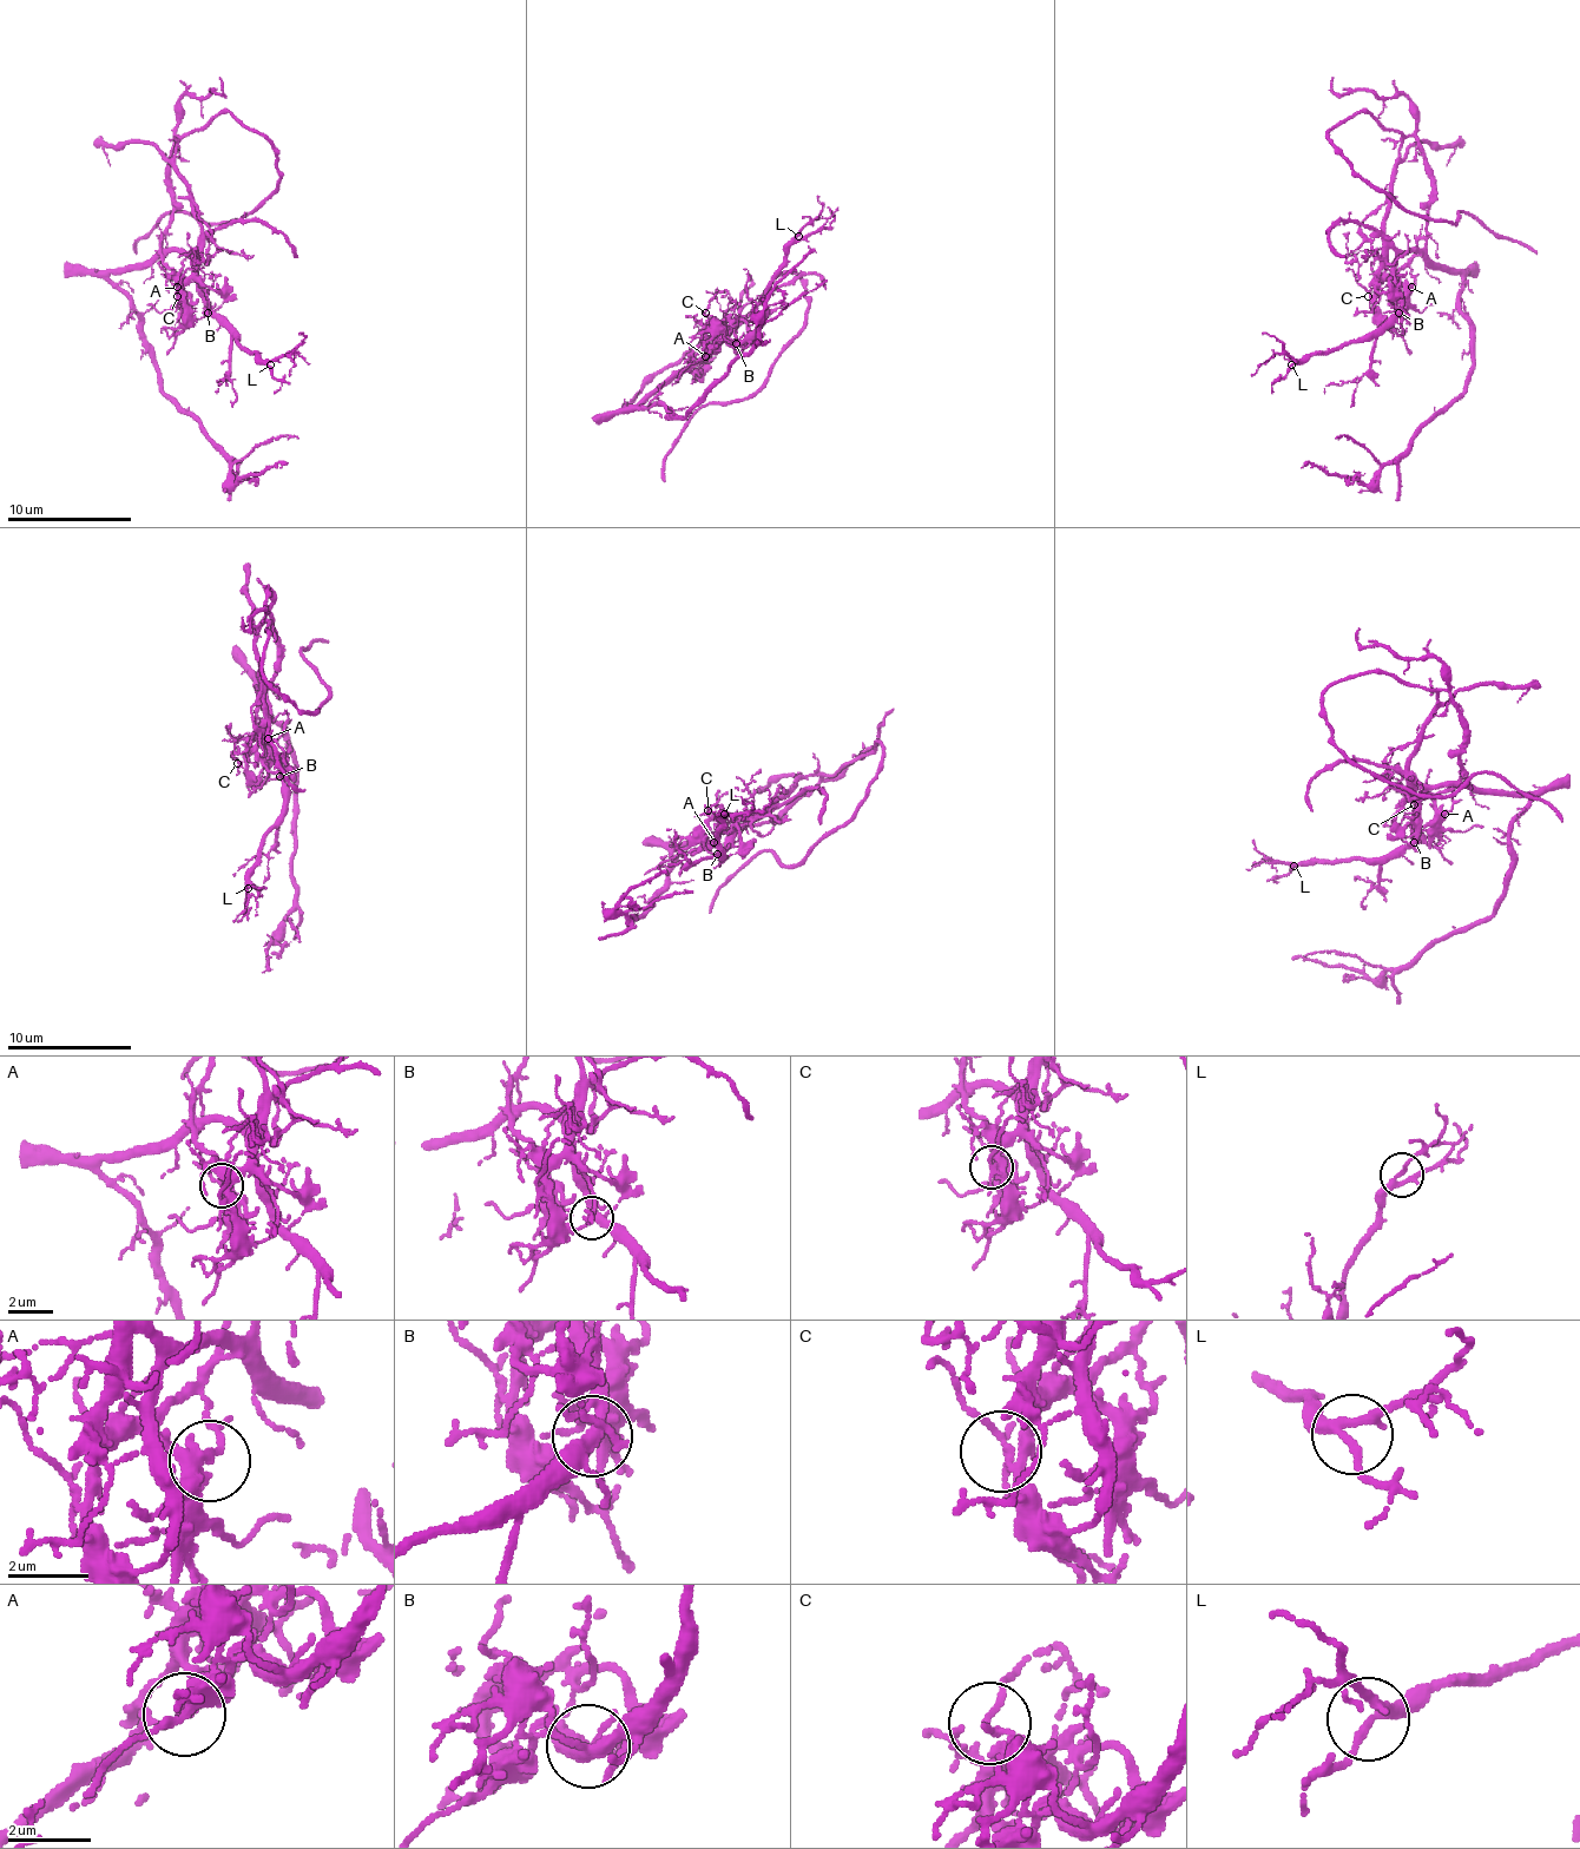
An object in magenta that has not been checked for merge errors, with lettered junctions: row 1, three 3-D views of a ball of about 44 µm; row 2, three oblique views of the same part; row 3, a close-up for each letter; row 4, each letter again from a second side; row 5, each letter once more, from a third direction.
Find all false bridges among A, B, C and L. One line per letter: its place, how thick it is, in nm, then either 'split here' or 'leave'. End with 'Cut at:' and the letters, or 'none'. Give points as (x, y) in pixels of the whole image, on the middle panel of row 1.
A: (705, 356) | 280 nm | leave
B: (736, 343) | 260 nm | split here
C: (705, 313) | 200 nm | leave
L: (798, 236) | 200 nm | leave
Cut at: B

